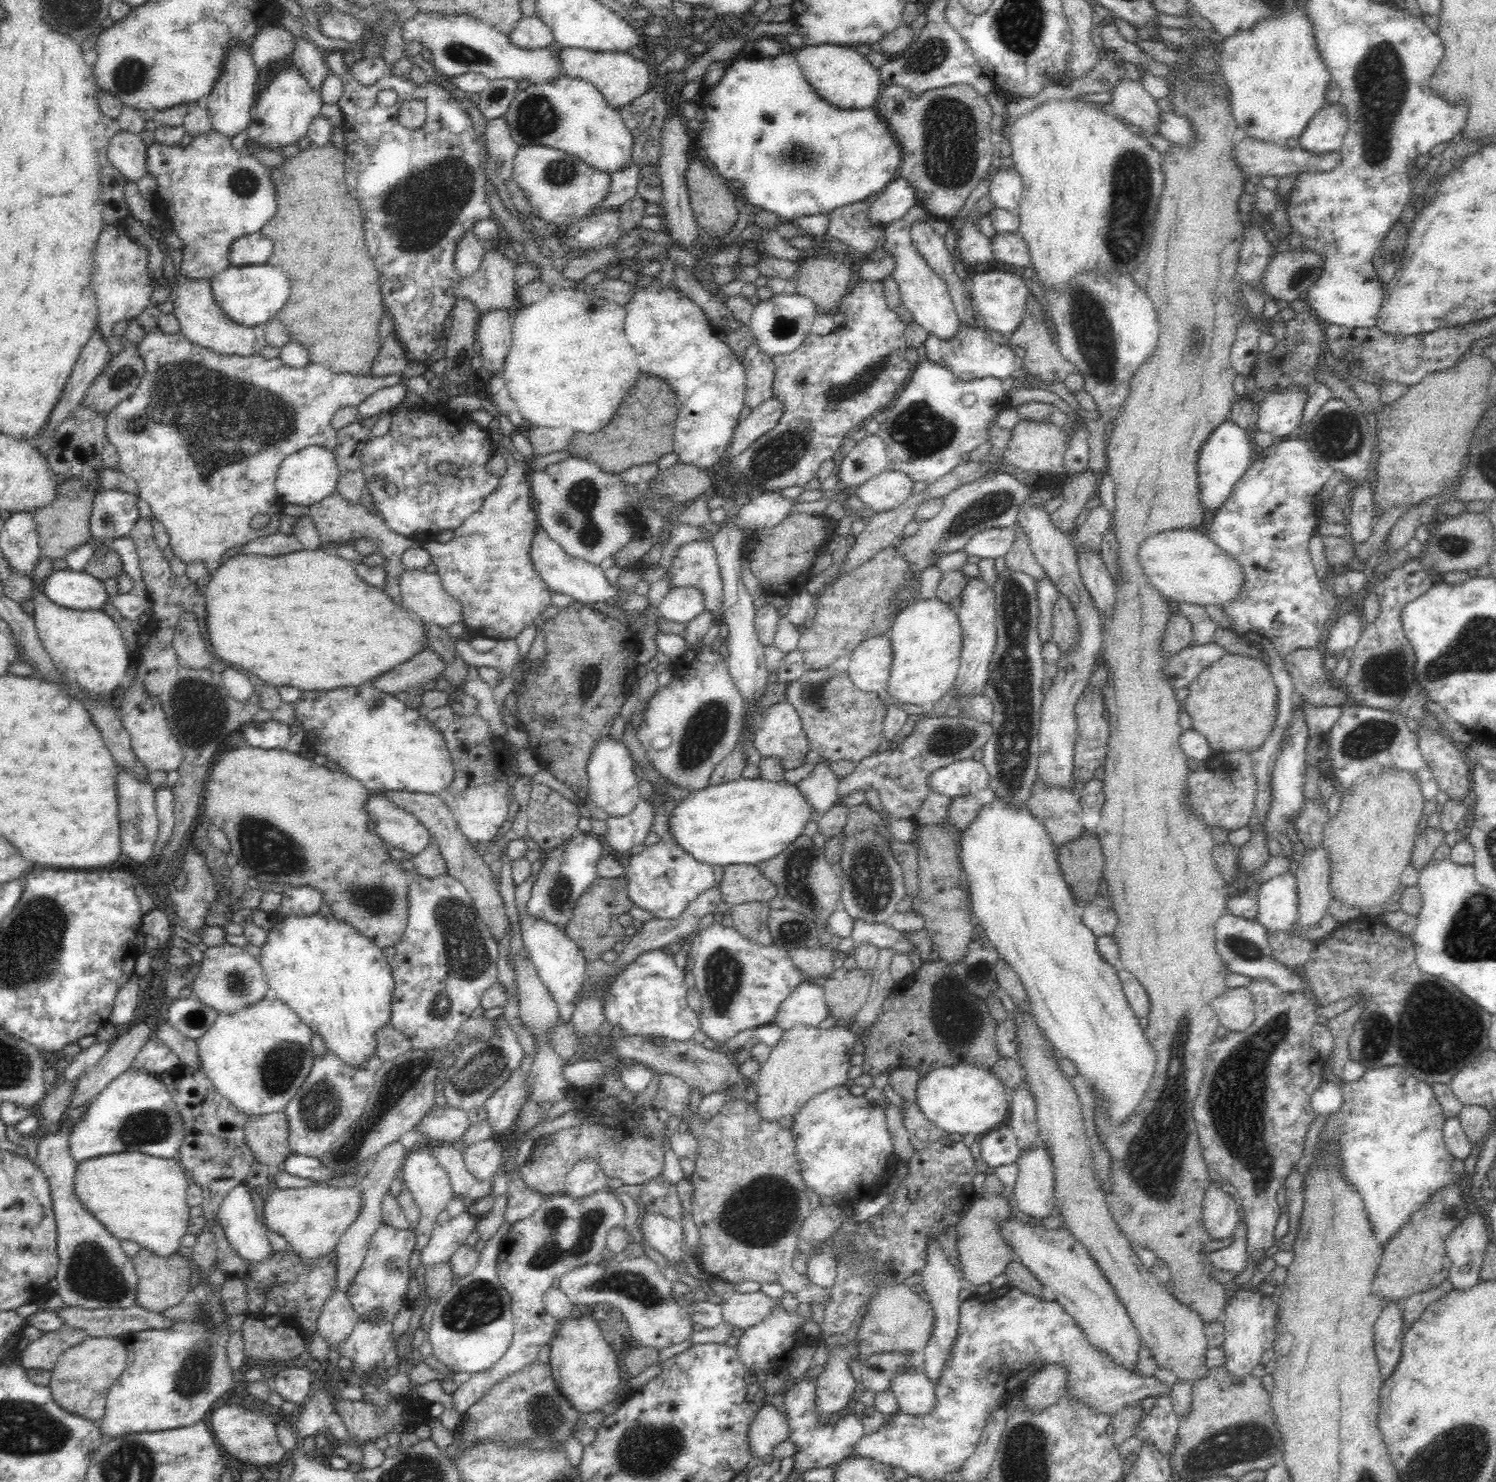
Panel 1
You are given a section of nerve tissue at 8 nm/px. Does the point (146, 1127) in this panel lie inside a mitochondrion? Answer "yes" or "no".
yes

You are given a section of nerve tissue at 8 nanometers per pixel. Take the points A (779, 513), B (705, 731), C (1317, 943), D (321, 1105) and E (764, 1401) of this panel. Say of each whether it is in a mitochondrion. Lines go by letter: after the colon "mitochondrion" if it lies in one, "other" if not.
A: other
B: mitochondrion
C: other
D: mitochondrion
E: other

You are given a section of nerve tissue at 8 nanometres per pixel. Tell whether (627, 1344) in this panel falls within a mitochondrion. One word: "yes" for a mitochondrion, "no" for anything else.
no

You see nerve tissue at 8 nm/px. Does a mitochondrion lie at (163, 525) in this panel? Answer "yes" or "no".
no

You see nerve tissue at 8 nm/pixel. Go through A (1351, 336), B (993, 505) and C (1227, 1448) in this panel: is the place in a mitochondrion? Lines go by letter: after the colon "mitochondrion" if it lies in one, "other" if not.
A: other
B: mitochondrion
C: mitochondrion

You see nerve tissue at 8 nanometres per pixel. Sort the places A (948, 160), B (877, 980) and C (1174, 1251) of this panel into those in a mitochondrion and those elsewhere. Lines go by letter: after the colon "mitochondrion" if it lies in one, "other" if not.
A: mitochondrion
B: other
C: other

